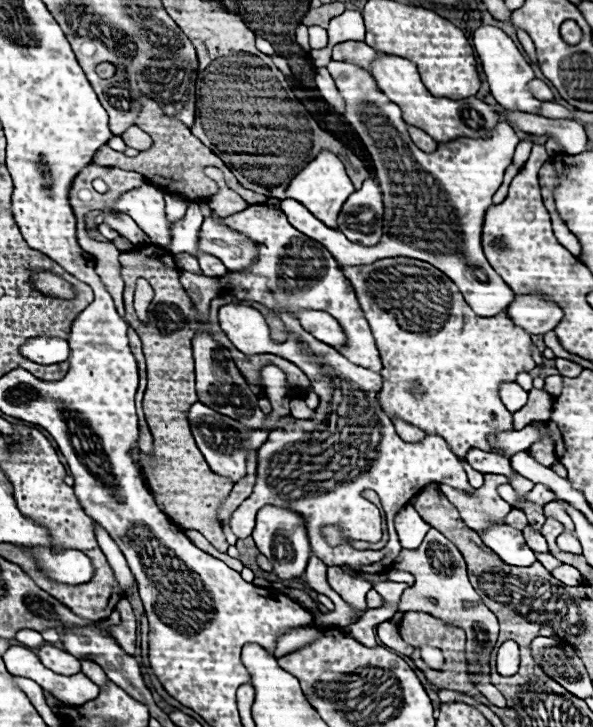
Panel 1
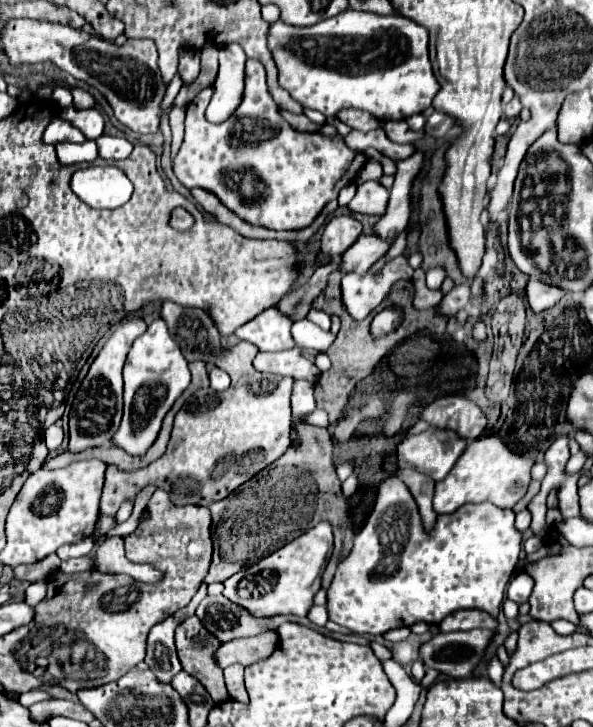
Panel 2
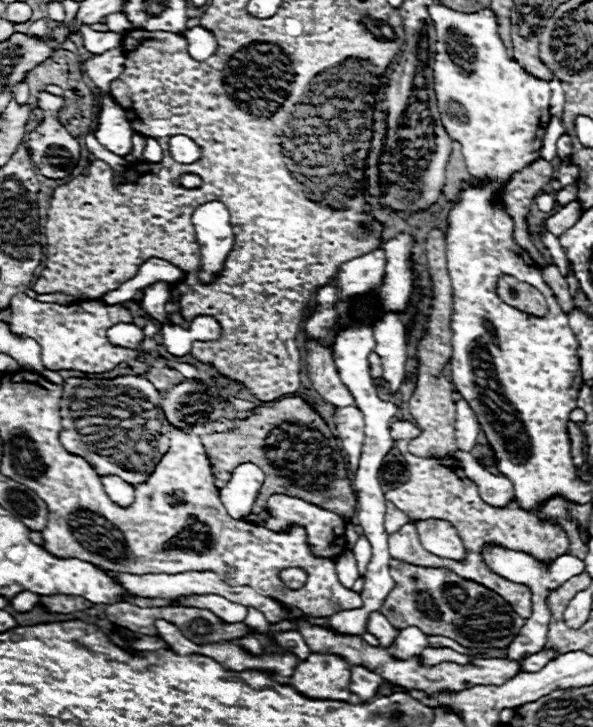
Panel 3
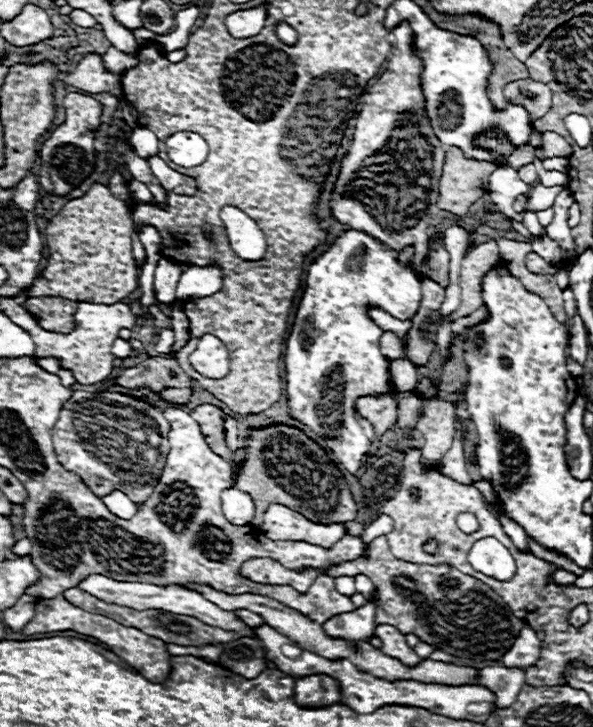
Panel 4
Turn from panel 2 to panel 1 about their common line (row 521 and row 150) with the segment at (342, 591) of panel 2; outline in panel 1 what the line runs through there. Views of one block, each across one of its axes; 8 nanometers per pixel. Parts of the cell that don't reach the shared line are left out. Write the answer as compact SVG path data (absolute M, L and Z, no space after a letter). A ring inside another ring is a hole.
M334 60L328 64L328 70L346 100L344 116L358 132L372 158L376 180L384 196L384 236L382 242L372 248L352 244L338 230L326 228L324 222L318 222L318 218L314 218L300 202L284 198L280 200L280 208L290 224L316 242L322 242L340 266L370 264L394 256L424 260L442 270L460 288L464 300L478 316L488 318L506 310L510 302L514 302L514 292L510 294L510 288L492 270L482 252L482 222L492 204L494 192L502 184L504 170L512 164L514 148L520 142L516 132L506 122L500 122L490 138L456 138L440 144L434 154L426 154L410 140L400 108L378 90L368 72Z

